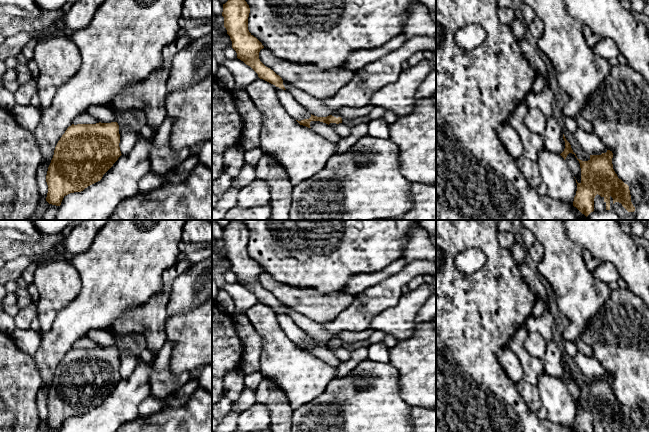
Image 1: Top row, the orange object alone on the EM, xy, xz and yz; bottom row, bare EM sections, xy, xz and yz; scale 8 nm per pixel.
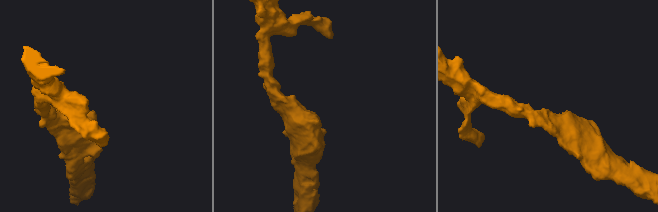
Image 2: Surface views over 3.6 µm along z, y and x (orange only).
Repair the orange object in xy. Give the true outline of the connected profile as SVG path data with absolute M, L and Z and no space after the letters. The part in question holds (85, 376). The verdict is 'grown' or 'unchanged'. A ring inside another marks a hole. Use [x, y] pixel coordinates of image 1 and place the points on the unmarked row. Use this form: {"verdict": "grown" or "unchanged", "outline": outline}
{"verdict": "unchanged", "outline": "M117 346L72 348L58 365L46 406L46 425L60 430L63 422L100 405L122 379Z"}

